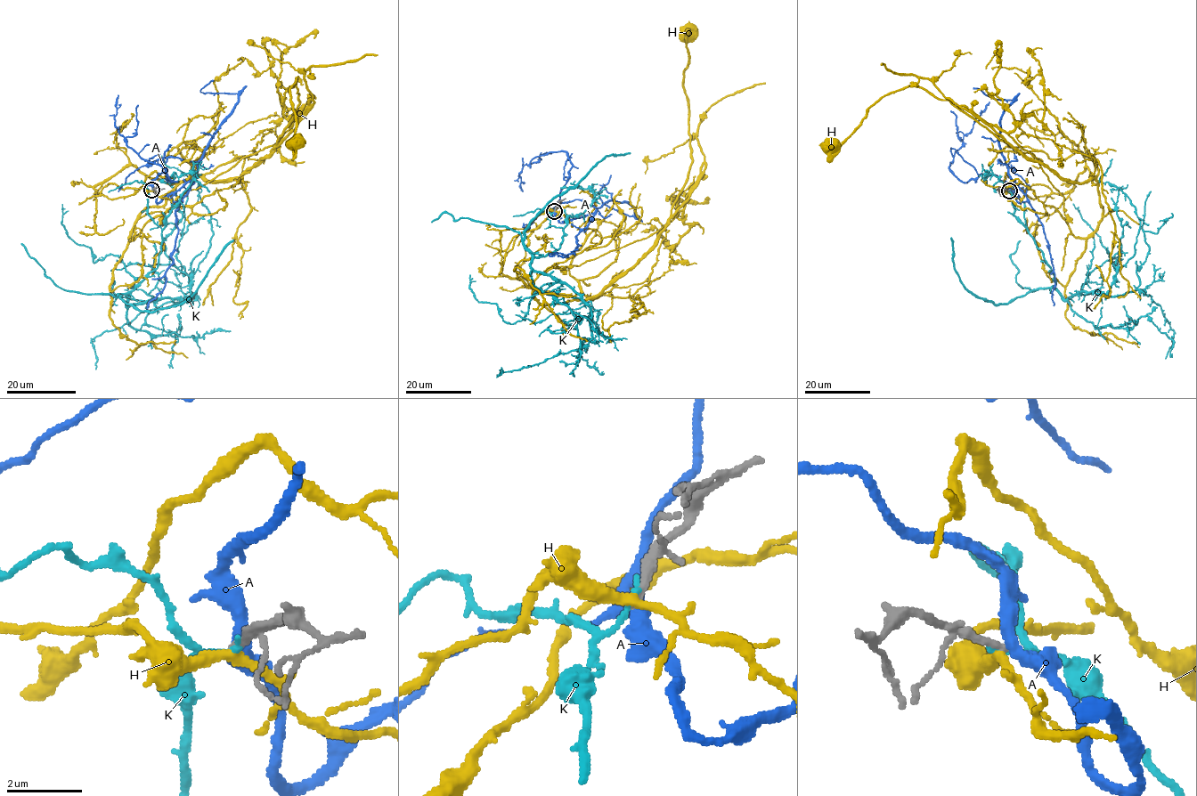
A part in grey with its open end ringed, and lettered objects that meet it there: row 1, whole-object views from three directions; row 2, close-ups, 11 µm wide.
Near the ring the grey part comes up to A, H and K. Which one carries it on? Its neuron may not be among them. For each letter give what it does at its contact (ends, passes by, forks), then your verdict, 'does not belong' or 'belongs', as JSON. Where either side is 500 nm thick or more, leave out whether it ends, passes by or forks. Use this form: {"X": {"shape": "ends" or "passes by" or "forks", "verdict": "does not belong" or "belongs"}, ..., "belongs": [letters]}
{"A": {"shape": "passes by", "verdict": "does not belong"}, "H": {"shape": "passes by", "verdict": "does not belong"}, "K": {"shape": "ends", "verdict": "does not belong"}, "belongs": []}

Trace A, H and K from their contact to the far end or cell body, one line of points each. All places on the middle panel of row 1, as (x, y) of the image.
A: (554, 211), (562, 223), (584, 217), (603, 203), (627, 201), (633, 215), (607, 207), (600, 198), (610, 174)
H: (554, 211), (539, 214), (515, 239), (504, 275), (587, 299), (654, 244), (692, 163), (688, 31)
K: (554, 210), (549, 226), (562, 229), (562, 242), (530, 265), (565, 282), (610, 342), (590, 301), (562, 314)

